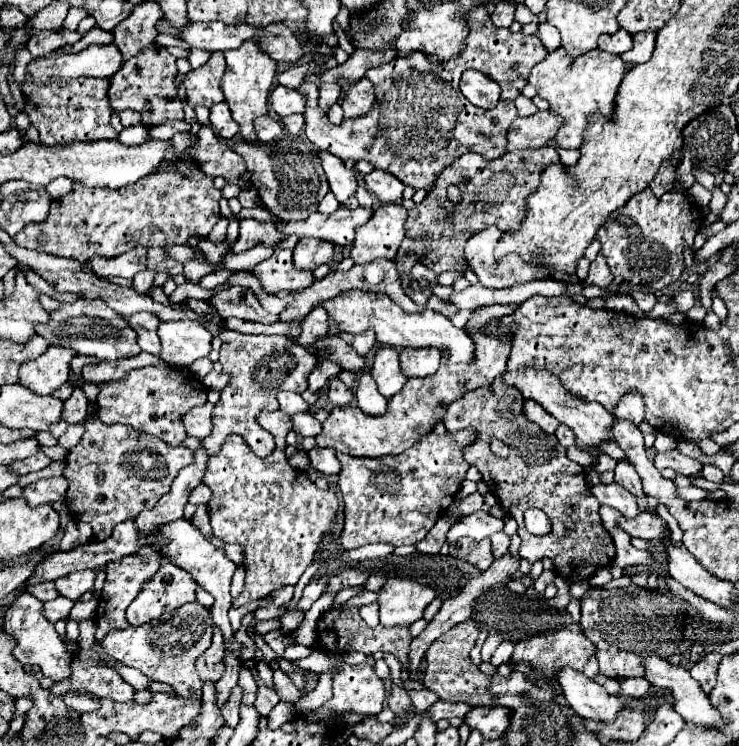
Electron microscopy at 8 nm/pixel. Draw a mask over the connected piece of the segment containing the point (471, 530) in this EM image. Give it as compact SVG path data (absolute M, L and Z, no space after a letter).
M475 512L459 522L455 522L451 526L451 530L447 532L447 540L455 542L461 536L469 536L473 540L483 540L489 538L493 532L501 532L503 530L503 520L495 518L487 512Z

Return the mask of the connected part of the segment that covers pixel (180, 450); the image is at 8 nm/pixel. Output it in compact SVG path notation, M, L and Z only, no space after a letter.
M89 416L81 442L69 450L65 462L63 478L69 482L65 494L69 510L77 520L93 528L95 540L105 540L119 522L135 518L141 510L151 510L167 494L175 474L193 462L193 450L183 446L173 448L131 426L105 424Z

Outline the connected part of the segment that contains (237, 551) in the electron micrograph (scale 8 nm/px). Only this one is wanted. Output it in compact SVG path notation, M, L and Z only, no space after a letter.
M227 544L227 548L223 548L225 556L229 560L233 560L237 566L243 566L243 548L239 548L237 544Z

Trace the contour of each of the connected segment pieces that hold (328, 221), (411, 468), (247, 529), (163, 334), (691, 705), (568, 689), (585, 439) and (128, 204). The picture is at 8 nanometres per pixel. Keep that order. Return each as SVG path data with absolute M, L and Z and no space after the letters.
M339 206L337 212L333 214L315 212L303 222L277 224L277 230L281 234L281 240L289 236L297 236L297 238L319 238L333 244L341 244L341 246L351 246L355 228L365 224L371 218L371 214L373 210L367 210L361 206L355 210L347 210Z
M475 428L441 436L431 432L399 456L381 456L375 460L337 454L343 468L337 482L345 504L345 528L341 532L343 548L353 550L371 542L403 546L423 540L439 514L453 504L465 480L469 464L463 458L463 448L471 444L471 436L475 434Z
M281 410L277 412L261 412L259 414L259 424L271 432L277 438L277 450L265 458L253 454L249 444L245 442L243 436L231 434L223 442L219 454L213 454L209 458L207 472L203 476L203 484L211 488L211 500L209 500L209 516L211 516L211 528L213 534L223 540L223 542L237 542L245 548L245 566L247 566L247 578L245 578L245 588L237 600L233 600L235 606L241 606L251 600L265 598L269 592L275 590L275 586L295 586L301 578L301 574L309 568L317 546L327 532L329 524L333 522L337 514L337 498L331 488L319 490L303 472L293 470L287 464L285 456L285 436L293 428L291 418L283 414Z
M177 320L177 322L161 322L159 324L159 338L161 338L161 352L157 356L163 362L173 364L173 366L191 366L197 358L209 354L213 336L197 320Z
M649 656L647 662L643 662L643 666L643 678L651 686L671 690L675 698L675 712L681 714L685 722L723 728L721 714L711 706L709 698L703 694L699 684L683 666L673 666L667 662L667 658L661 656Z
M563 668L559 674L555 674L555 680L561 684L563 696L573 712L585 720L613 722L623 706L617 696L609 696L603 686L591 678L585 678L585 674L579 670Z
M527 368L527 370L519 370L519 372L507 372L505 374L505 382L509 386L515 386L521 390L523 398L525 400L535 400L539 402L549 414L553 414L561 424L569 426L575 434L575 446L585 450L587 448L595 448L601 444L601 442L609 442L613 440L613 436L609 434L611 428L613 428L613 414L607 412L603 406L599 406L599 402L583 402L575 396L571 396L567 390L563 390L561 382L551 376L547 370L533 370L533 368Z
M191 160L167 162L139 184L117 190L97 188L91 192L75 184L71 194L53 200L45 222L25 226L13 240L29 250L87 264L95 256L115 258L125 254L133 250L133 244L155 248L187 244L191 236L207 236L221 218L219 200L221 190L213 186L213 178L205 176Z

